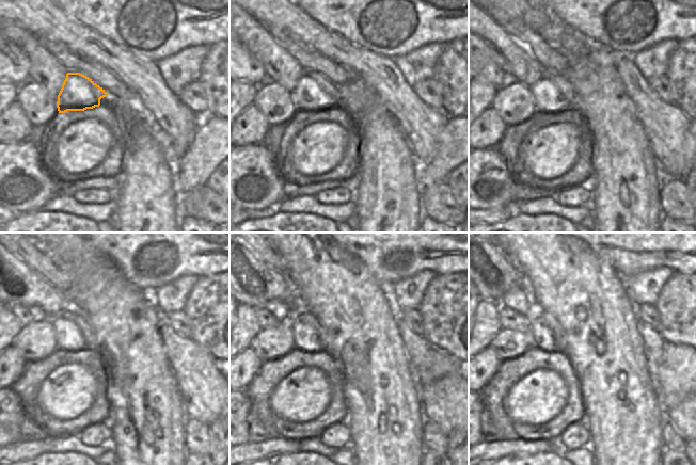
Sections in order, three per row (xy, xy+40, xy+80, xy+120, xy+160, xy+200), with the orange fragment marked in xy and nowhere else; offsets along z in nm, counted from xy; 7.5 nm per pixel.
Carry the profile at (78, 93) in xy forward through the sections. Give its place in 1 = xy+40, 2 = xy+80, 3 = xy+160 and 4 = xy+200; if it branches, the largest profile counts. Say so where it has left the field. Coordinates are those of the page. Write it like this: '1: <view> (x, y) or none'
1: xy+40 (314, 93)
2: xy+80 (553, 93)
3: xy+160 (305, 326)
4: xy+200 (541, 335)

